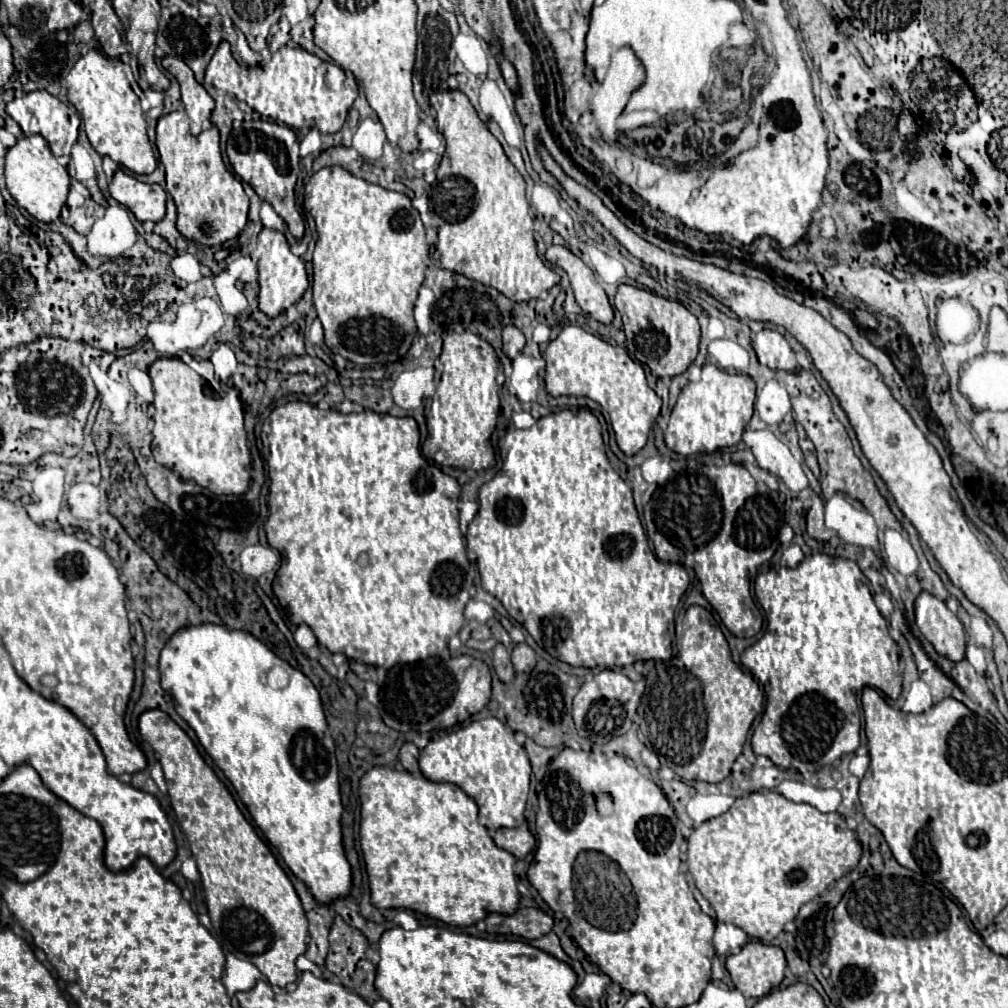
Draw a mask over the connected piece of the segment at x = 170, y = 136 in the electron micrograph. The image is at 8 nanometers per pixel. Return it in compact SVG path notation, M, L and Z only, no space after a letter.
M176 110L158 120L156 142L160 162L166 168L166 186L178 208L178 230L192 242L204 246L218 246L226 240L238 238L248 220L248 196L242 182L224 166L220 152L220 134L212 126L200 136L190 134L190 120L186 110Z

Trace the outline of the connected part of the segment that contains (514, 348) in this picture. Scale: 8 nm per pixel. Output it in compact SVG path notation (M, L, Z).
M506 326L504 330L502 330L502 342L504 342L504 346L502 346L502 350L504 350L504 354L508 356L508 358L514 358L516 354L520 354L522 352L522 348L524 348L524 334L516 328L516 326Z

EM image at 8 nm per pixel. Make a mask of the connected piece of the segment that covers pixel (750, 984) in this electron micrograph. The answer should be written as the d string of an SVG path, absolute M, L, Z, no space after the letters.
M748 942L738 954L726 958L726 970L746 998L762 998L772 992L782 982L784 968L786 956L782 948L762 942Z

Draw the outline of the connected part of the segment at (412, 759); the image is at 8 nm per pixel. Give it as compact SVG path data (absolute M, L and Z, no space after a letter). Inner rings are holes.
M406 742L406 744L400 748L400 754L398 754L400 764L402 764L410 774L418 774L418 772L420 772L420 770L418 770L418 754L420 754L420 750L418 750L418 746L412 744L412 742Z

